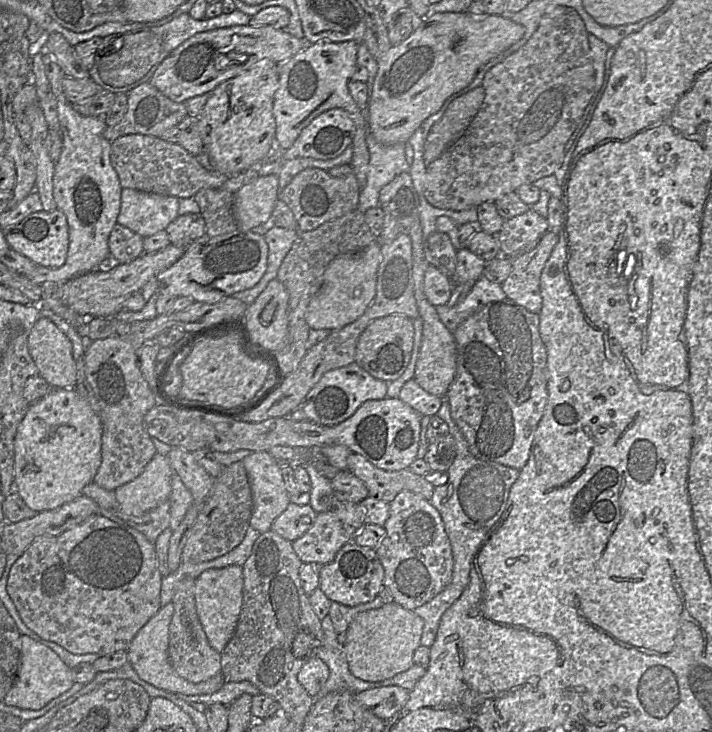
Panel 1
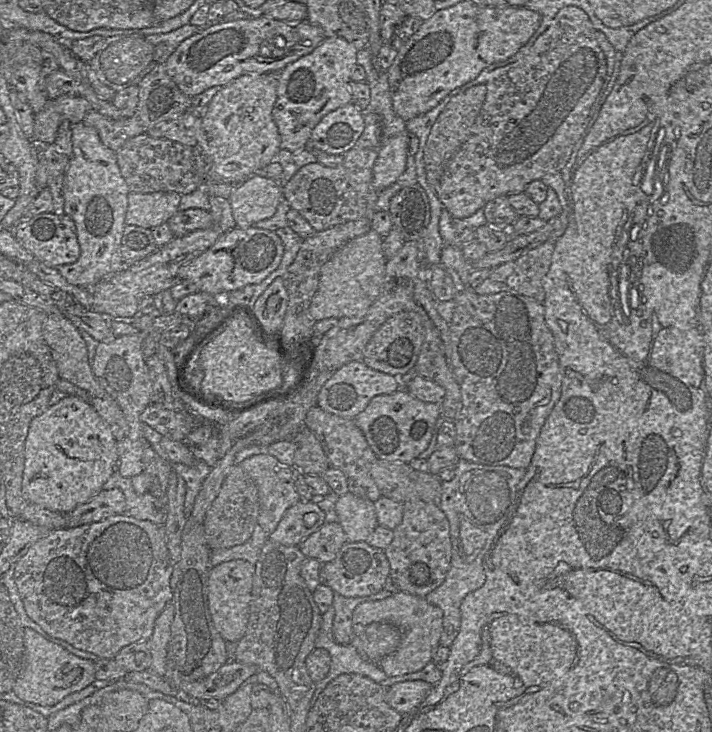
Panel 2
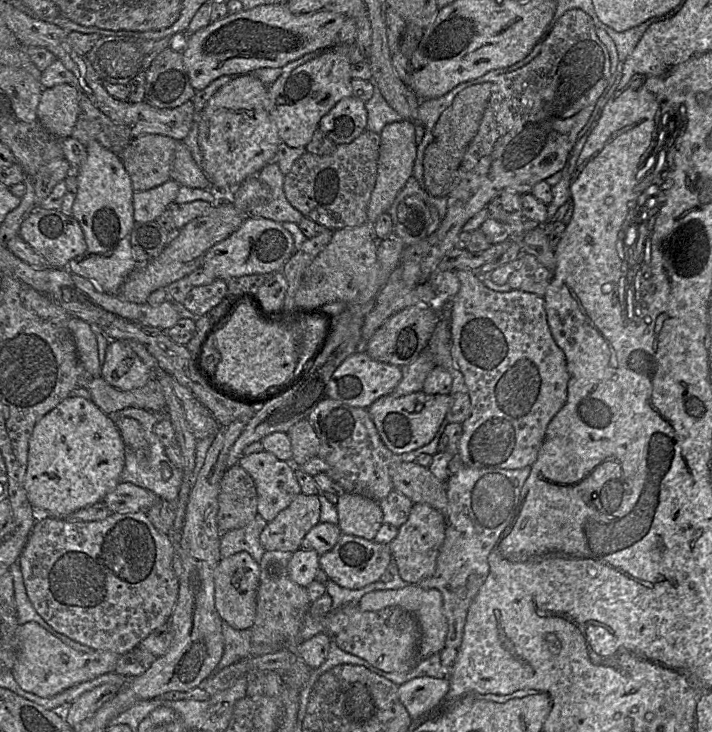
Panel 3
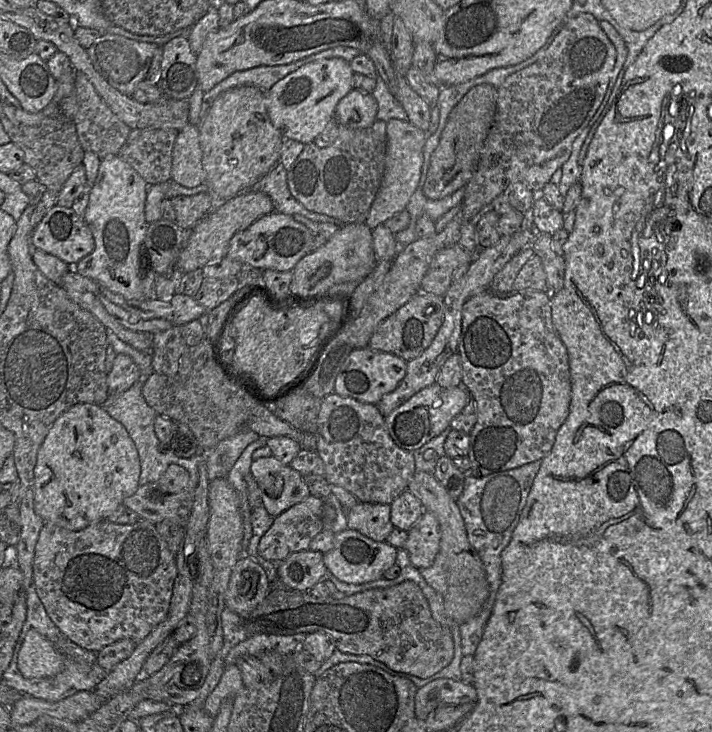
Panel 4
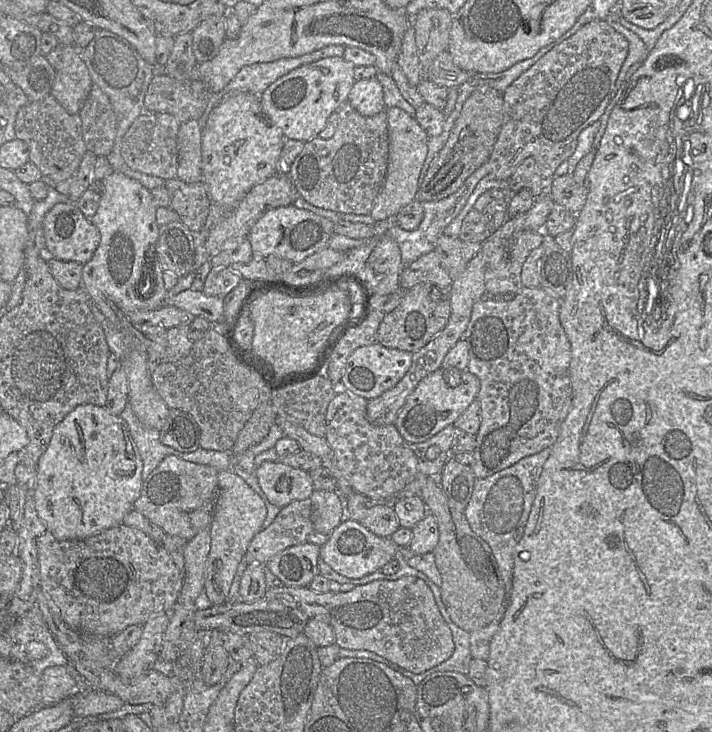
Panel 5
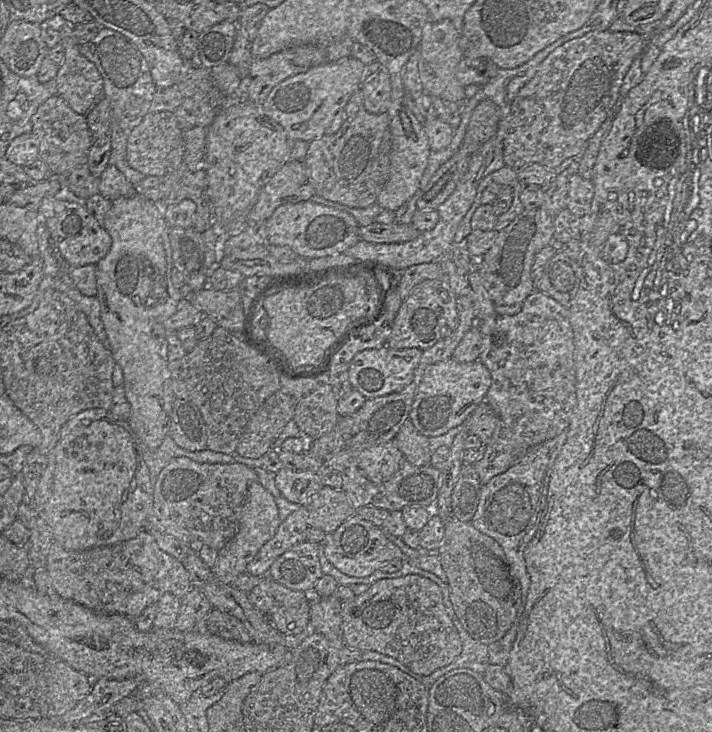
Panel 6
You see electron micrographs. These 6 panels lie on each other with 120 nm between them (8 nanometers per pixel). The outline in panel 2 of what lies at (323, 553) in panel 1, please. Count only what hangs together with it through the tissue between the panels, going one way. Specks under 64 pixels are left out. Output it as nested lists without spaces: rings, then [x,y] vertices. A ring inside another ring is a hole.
[[[325,522],[301,542],[299,549],[306,558],[315,558],[325,564],[335,559],[346,542],[346,534],[339,522]]]

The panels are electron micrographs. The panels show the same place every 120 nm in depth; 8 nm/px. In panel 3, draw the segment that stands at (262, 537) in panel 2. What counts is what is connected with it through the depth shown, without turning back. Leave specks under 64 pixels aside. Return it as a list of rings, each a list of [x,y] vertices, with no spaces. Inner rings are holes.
[[[259,514],[243,528],[222,533],[220,536],[220,555],[227,558],[239,552],[247,552],[258,563],[265,553],[260,535],[268,522]]]

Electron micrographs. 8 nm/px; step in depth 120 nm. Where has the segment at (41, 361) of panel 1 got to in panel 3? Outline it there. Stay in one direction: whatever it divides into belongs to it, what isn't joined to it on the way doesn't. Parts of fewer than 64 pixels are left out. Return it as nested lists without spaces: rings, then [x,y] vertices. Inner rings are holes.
[[[76,316],[70,317],[68,327],[75,341],[80,364],[91,377],[101,377],[101,364],[93,327]]]

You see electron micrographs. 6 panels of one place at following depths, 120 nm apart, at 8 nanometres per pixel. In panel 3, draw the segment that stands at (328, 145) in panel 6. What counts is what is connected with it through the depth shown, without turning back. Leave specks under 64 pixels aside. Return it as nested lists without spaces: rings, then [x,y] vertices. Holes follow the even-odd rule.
[[[366,130],[352,142],[337,145],[329,155],[306,151],[285,175],[287,200],[303,216],[333,231],[365,224],[368,221],[368,203],[377,179],[380,145],[380,134]]]

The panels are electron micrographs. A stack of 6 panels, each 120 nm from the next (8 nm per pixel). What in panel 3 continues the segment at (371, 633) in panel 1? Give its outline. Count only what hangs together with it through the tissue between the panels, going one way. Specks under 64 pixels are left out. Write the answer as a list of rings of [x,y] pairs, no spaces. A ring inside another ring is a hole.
[[[407,585],[402,589],[376,591],[364,595],[358,602],[360,610],[365,612],[379,611],[390,606],[399,606],[412,613],[420,628],[418,654],[420,659],[440,653],[445,647],[447,635],[447,620],[443,613],[443,601],[437,589],[422,589],[418,585]]]

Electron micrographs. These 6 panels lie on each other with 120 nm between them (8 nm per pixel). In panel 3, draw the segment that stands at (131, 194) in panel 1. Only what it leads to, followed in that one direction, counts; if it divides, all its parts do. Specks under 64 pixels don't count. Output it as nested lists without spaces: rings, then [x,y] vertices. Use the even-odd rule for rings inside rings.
[[[169,179],[149,190],[134,191],[133,217],[136,222],[156,220],[173,203],[178,195],[180,184]]]

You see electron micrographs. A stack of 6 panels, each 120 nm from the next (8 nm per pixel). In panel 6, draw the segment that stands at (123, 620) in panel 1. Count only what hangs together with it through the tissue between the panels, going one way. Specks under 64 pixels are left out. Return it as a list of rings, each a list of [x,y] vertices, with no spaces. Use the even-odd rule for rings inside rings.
[[[147,530],[140,531],[136,537],[127,541],[82,551],[68,551],[52,541],[45,568],[51,578],[53,590],[62,598],[72,600],[97,613],[121,614],[134,619],[145,607],[156,604],[163,594],[171,593],[180,599],[192,587],[182,562],[162,551]]]

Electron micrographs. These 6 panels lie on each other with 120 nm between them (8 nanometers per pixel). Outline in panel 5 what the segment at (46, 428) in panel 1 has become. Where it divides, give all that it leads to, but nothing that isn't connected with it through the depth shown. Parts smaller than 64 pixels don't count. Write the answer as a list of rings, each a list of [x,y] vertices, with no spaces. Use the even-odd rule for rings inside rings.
[[[91,404],[79,405],[68,413],[56,425],[46,451],[42,454],[37,464],[35,486],[32,491],[35,509],[38,517],[45,523],[47,530],[58,540],[84,539],[96,535],[106,529],[122,524],[124,516],[133,509],[134,502],[141,493],[143,480],[141,478],[143,463],[138,448],[133,441],[126,422],[119,416],[108,412],[104,406]]]

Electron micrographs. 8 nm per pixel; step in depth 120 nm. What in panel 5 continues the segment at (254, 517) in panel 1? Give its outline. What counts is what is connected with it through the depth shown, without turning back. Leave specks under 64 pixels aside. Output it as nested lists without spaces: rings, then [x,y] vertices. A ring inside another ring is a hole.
[[[280,461],[263,462],[256,467],[254,473],[268,501],[279,508],[287,506],[292,501],[308,499],[315,491],[308,472],[292,468]]]

